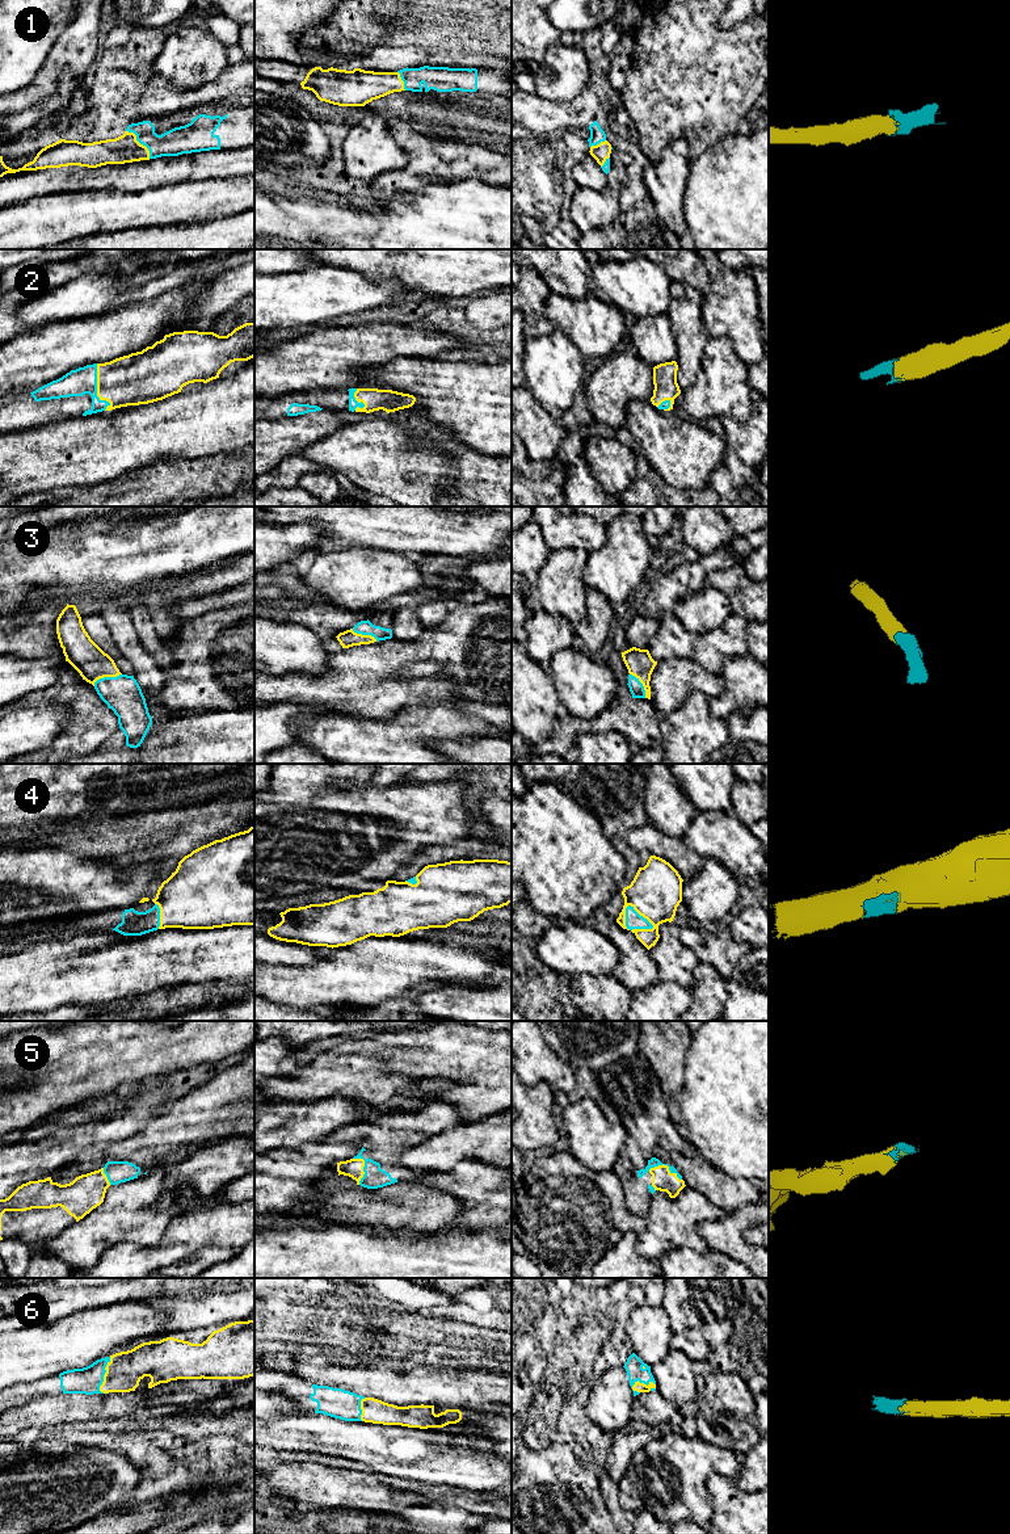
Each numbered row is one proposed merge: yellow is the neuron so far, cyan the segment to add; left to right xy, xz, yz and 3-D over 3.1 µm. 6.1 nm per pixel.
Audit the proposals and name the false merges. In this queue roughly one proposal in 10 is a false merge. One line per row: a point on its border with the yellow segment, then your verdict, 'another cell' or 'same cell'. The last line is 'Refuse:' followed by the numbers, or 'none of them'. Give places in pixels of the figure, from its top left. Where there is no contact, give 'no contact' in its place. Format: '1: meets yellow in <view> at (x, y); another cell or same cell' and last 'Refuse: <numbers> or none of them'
1: meets yellow in xy at (139, 143); same cell
2: meets yellow in xy at (97, 389); same cell
3: meets yellow in xy at (106, 676); same cell
4: meets yellow in yz at (639, 913); same cell
5: meets yellow in xz at (363, 1165); same cell
6: meets yellow in xy at (104, 1375); same cell
Refuse: none of them

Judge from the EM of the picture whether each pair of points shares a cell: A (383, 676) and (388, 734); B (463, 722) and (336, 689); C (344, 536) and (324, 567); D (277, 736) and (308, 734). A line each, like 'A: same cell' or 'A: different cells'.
A: different cells
B: different cells
C: different cells
D: different cells

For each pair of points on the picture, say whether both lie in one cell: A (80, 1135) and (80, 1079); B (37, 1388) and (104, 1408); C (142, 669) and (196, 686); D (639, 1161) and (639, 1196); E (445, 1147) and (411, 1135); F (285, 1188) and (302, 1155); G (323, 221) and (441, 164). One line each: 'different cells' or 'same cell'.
A: different cells
B: different cells
C: different cells
D: different cells
E: different cells
F: same cell
G: different cells

